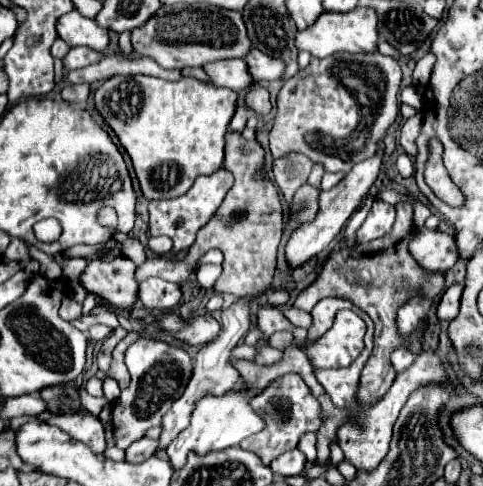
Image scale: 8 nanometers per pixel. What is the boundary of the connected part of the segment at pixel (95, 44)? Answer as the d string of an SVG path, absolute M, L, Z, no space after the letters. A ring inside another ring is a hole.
M71 11L57 21L57 33L67 45L85 45L97 53L103 53L109 45L109 31L99 27L95 19L83 17L79 11Z

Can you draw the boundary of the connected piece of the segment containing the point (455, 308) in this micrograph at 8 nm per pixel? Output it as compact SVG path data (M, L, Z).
M457 283L451 285L451 287L443 293L443 297L441 297L439 305L437 305L437 317L439 317L439 319L447 319L447 321L451 321L451 319L457 317L457 313L459 313L459 299L461 299L461 293L463 293L463 287L457 285Z

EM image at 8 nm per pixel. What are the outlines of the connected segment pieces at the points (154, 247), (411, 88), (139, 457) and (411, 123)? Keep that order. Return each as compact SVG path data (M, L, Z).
M151 237L149 239L149 249L155 253L155 255L167 255L173 247L173 241L169 241L167 237Z
M407 85L407 87L401 91L399 99L401 103L409 103L409 105L415 107L415 109L421 107L421 99L417 97L415 85Z
M139 439L135 441L129 449L125 449L125 461L129 463L143 463L145 459L149 459L157 449L157 439Z
M419 112L404 123L401 127L399 142L409 156L415 157L417 154L416 139L421 131L423 114Z

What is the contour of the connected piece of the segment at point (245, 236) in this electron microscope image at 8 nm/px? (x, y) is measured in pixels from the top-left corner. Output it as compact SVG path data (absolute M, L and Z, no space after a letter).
M229 131L225 145L225 163L223 167L235 175L235 185L227 193L221 209L215 213L213 221L205 225L199 233L195 243L189 247L189 253L183 259L173 257L153 257L147 259L137 269L137 279L143 281L147 277L161 277L165 281L185 283L191 275L191 261L203 257L209 249L221 249L224 259L223 273L215 281L214 289L223 295L235 297L251 297L259 291L265 292L268 304L274 307L284 305L290 299L290 294L271 286L273 271L275 271L275 257L277 247L281 241L281 227L283 227L283 209L277 195L277 187L269 179L257 179L257 173L265 169L265 149L257 141L243 139L241 133Z

